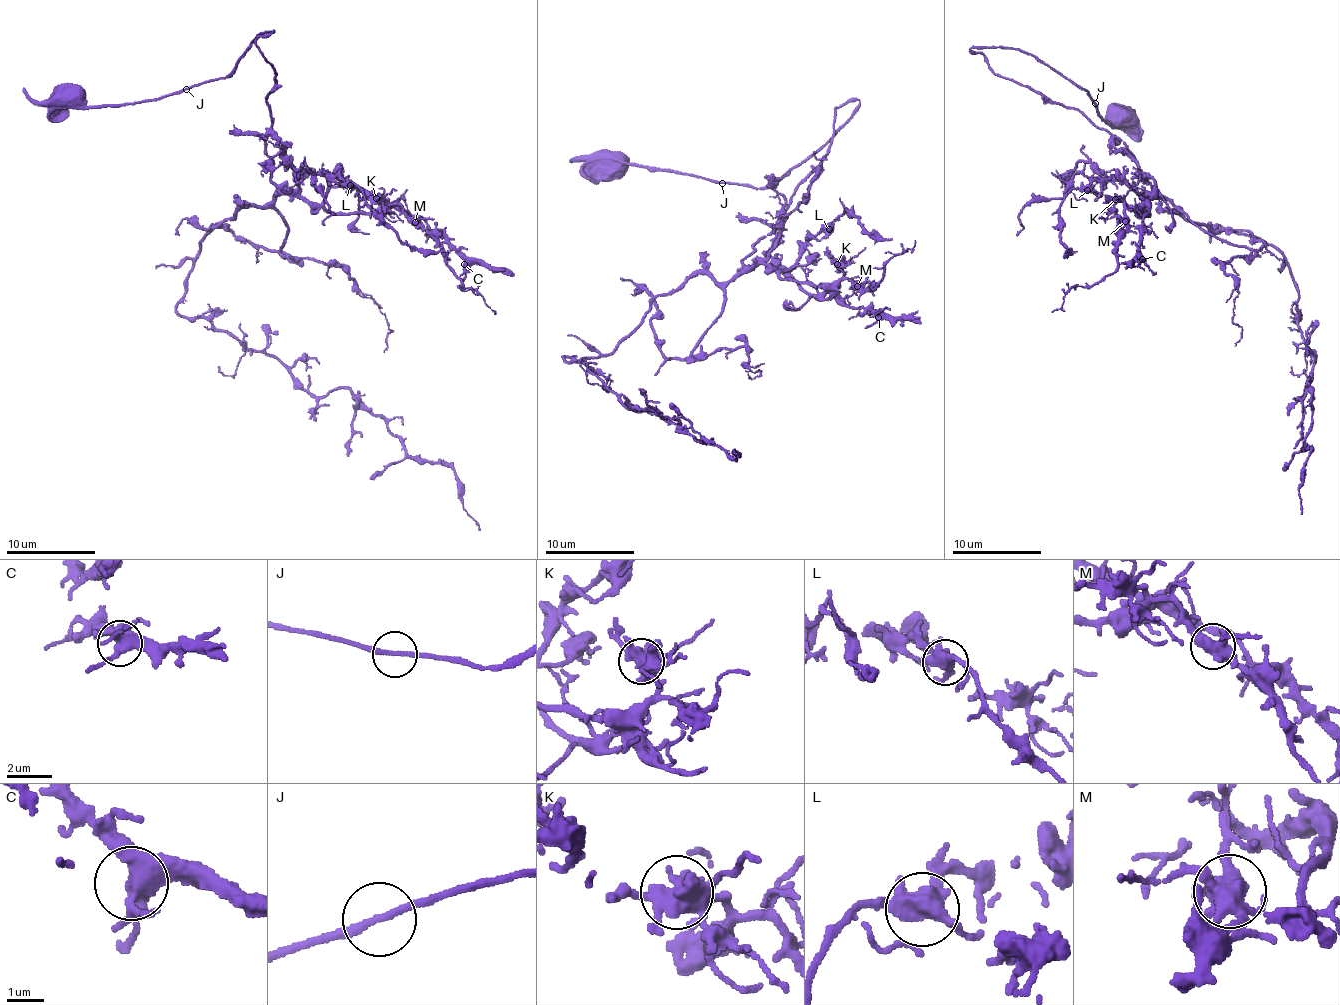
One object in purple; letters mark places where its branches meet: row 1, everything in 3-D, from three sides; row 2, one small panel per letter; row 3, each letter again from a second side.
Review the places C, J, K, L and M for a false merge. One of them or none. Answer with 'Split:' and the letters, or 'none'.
Split: none

